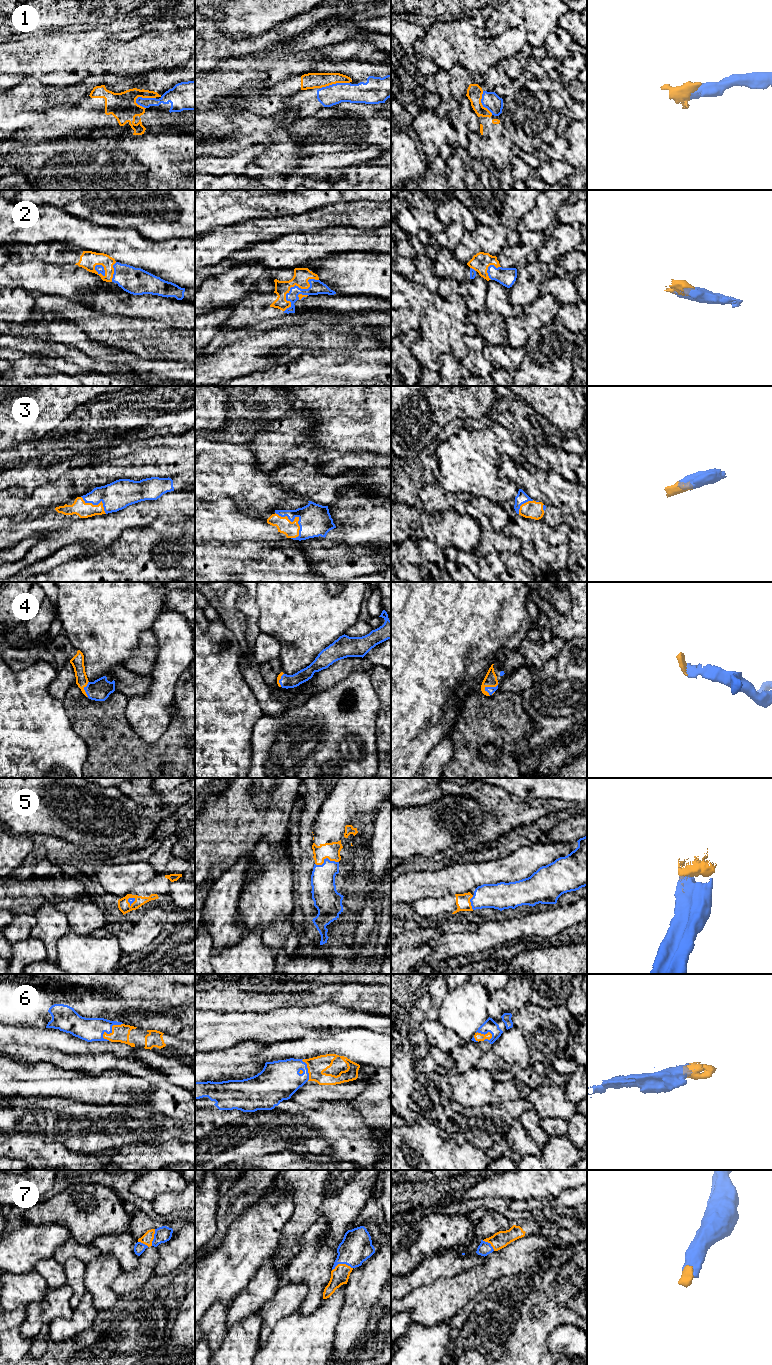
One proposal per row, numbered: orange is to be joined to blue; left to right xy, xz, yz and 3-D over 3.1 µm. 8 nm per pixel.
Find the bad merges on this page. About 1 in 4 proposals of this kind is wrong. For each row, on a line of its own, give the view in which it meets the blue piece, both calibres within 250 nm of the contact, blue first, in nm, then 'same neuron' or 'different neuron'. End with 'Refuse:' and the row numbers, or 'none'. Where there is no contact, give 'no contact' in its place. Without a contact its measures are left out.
1: xy | 140/220 nm | different neuron
2: xz | 110/130 nm | same neuron
3: xz | 260/130 nm | same neuron
4: yz | 60/110 nm | same neuron
5: xz | 190/130 nm | same neuron
6: xy | 190/140 nm | same neuron
7: xz | 260/140 nm | same neuron
Refuse: 1

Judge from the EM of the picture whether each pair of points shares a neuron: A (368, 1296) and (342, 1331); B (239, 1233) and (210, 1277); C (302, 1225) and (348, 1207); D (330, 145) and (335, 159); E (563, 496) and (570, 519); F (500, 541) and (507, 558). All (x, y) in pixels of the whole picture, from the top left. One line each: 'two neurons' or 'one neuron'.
A: one neuron
B: one neuron
C: one neuron
D: two neurons
E: two neurons
F: two neurons

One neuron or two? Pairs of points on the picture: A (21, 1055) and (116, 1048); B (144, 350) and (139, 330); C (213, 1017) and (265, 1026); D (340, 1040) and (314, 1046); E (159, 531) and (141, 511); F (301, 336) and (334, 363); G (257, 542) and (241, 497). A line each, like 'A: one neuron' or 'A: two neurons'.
A: two neurons
B: one neuron
C: one neuron
D: one neuron
E: two neurons
F: two neurons
G: two neurons

